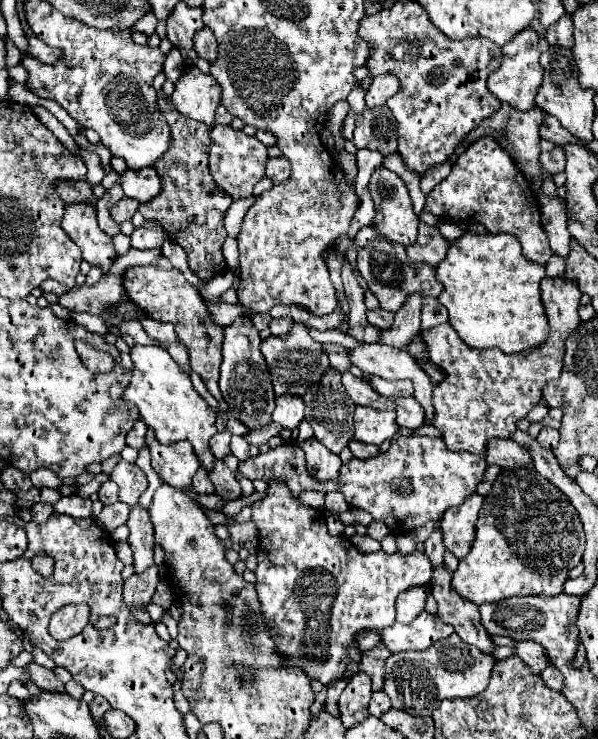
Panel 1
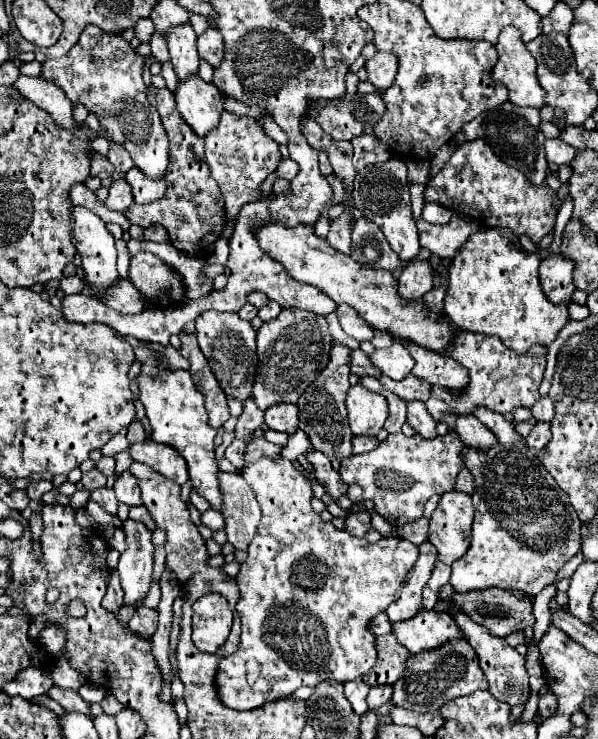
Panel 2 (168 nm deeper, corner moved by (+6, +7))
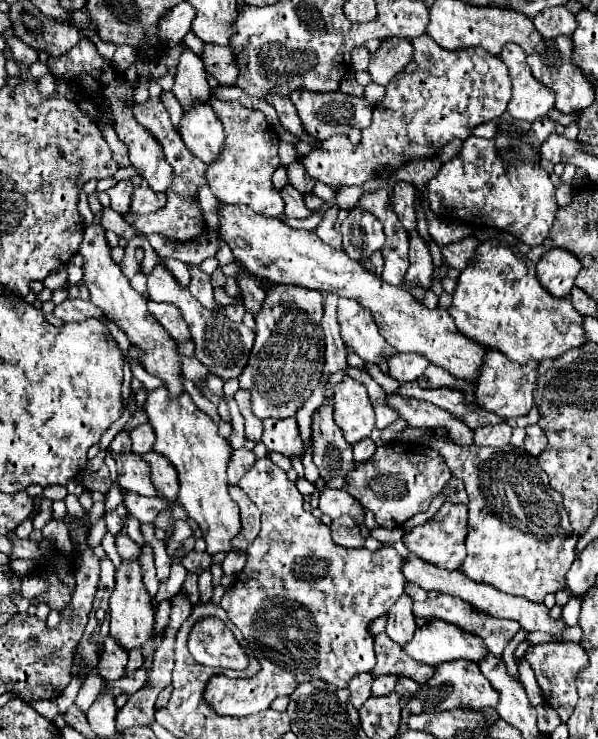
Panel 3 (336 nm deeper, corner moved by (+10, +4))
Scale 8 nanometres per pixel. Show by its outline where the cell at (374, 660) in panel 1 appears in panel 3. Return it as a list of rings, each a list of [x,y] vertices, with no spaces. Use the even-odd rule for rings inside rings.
[[[386,633],[374,637],[374,651],[376,651],[376,667],[372,669],[372,677],[380,675],[394,675],[394,677],[408,677],[416,683],[420,679],[428,679],[432,675],[432,667],[424,663],[416,663],[416,659],[408,657],[406,651],[392,643]]]

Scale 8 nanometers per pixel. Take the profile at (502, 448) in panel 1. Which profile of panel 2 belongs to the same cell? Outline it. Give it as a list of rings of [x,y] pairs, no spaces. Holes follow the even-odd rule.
[[[460,416],[460,420],[456,420],[456,432],[466,446],[472,446],[476,450],[488,450],[498,442],[496,436],[484,428],[476,416]]]

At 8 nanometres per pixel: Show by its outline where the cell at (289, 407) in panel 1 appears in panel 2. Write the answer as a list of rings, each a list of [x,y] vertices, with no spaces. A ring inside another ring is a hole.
[[[276,404],[264,412],[264,422],[270,430],[294,434],[298,430],[298,408],[294,404]]]

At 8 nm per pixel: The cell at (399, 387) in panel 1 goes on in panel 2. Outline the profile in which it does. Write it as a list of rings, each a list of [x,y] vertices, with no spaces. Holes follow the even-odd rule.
[[[408,374],[404,380],[396,382],[388,376],[380,376],[380,382],[386,390],[394,392],[396,396],[400,396],[402,400],[428,400],[430,392],[432,392],[432,386],[424,380],[418,380],[414,374]]]

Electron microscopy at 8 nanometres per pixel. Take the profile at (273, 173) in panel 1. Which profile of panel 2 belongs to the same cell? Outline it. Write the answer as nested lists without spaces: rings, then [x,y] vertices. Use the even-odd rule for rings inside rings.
[[[282,160],[278,164],[278,170],[276,170],[276,174],[280,178],[286,178],[286,180],[292,180],[296,176],[296,172],[298,172],[298,164],[294,160]]]

